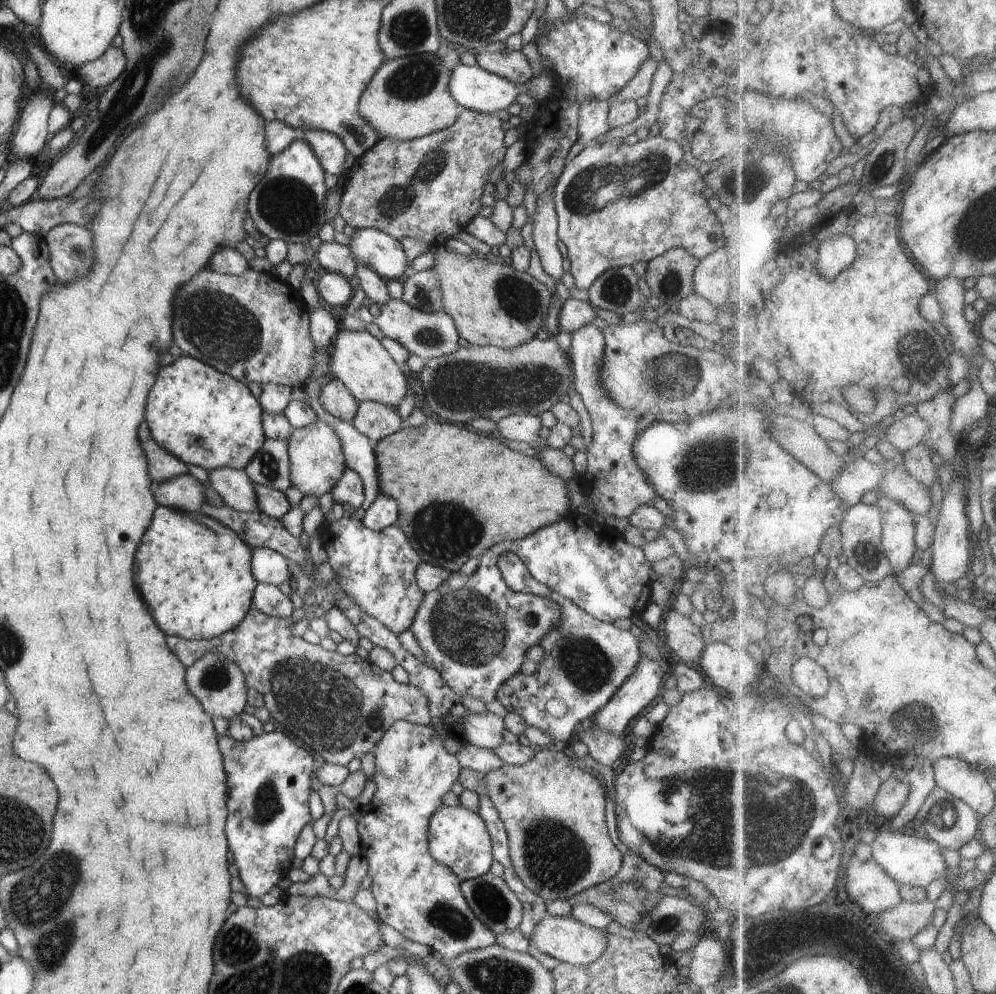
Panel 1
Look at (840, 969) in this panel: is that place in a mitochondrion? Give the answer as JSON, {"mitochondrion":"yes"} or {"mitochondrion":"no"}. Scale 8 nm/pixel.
{"mitochondrion":"no"}

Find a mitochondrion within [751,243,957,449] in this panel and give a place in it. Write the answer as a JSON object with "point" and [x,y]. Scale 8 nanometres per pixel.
{"point":[917,351]}

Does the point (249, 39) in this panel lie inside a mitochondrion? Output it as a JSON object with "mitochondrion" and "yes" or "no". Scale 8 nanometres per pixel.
{"mitochondrion":"no"}

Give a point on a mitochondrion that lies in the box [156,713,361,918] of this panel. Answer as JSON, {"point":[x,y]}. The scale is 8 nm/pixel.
{"point":[267,803]}

